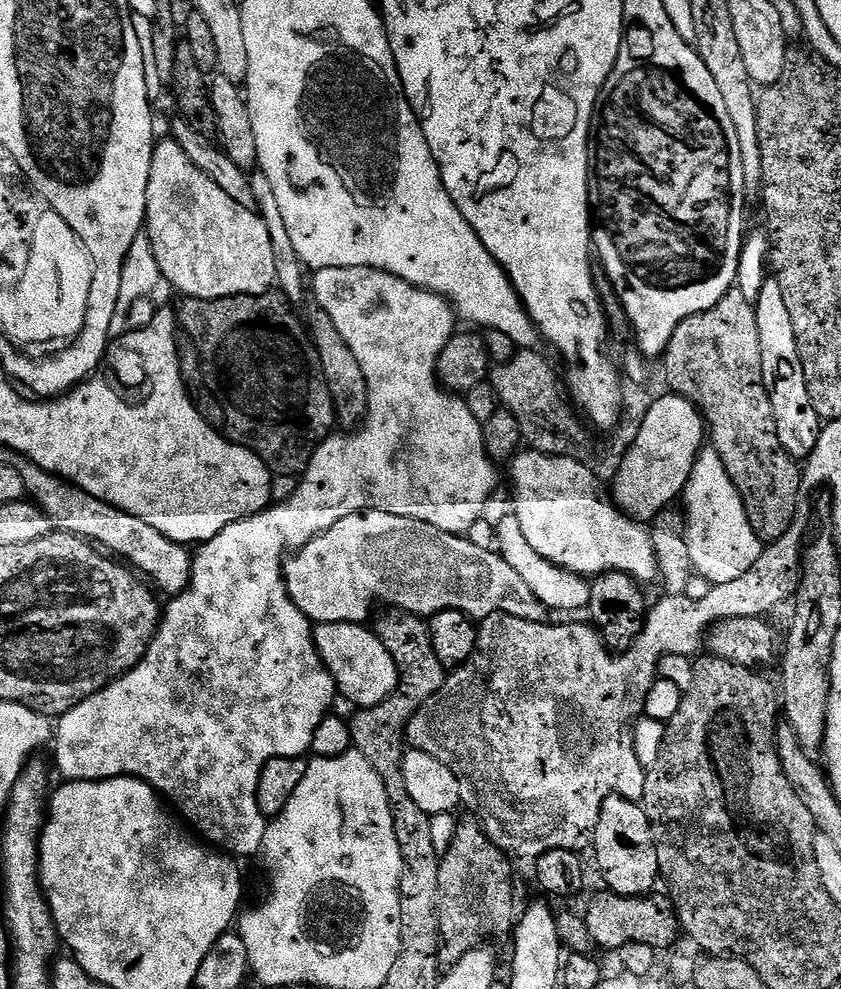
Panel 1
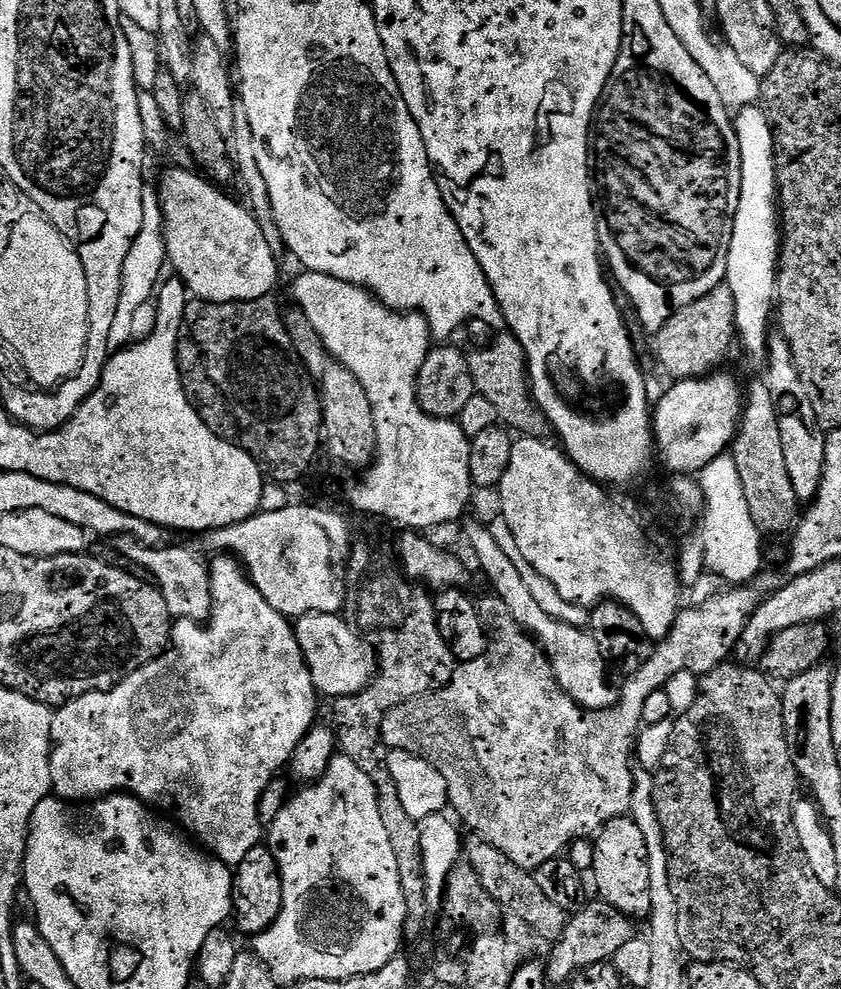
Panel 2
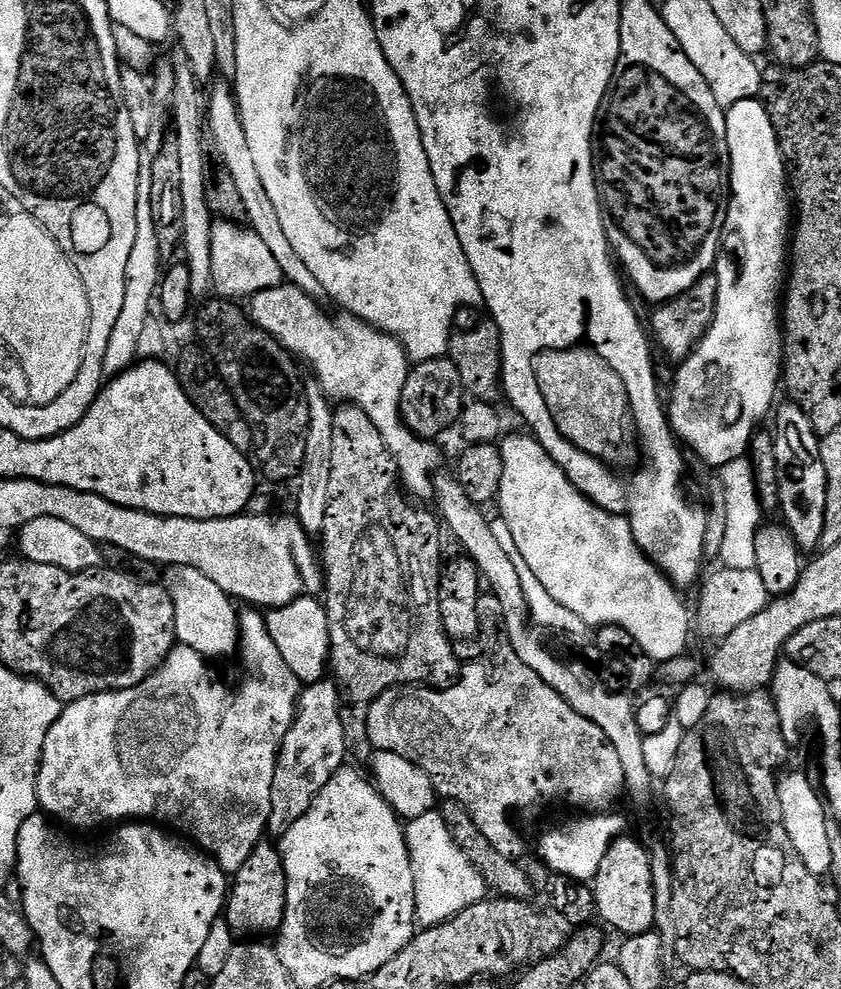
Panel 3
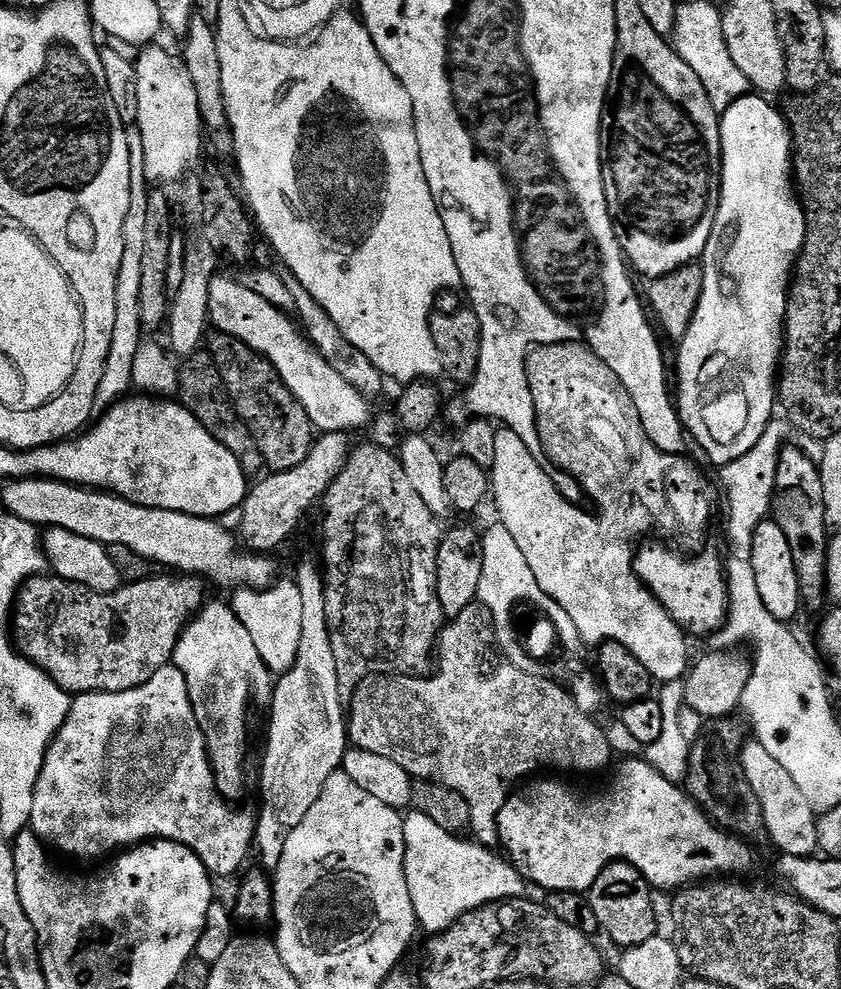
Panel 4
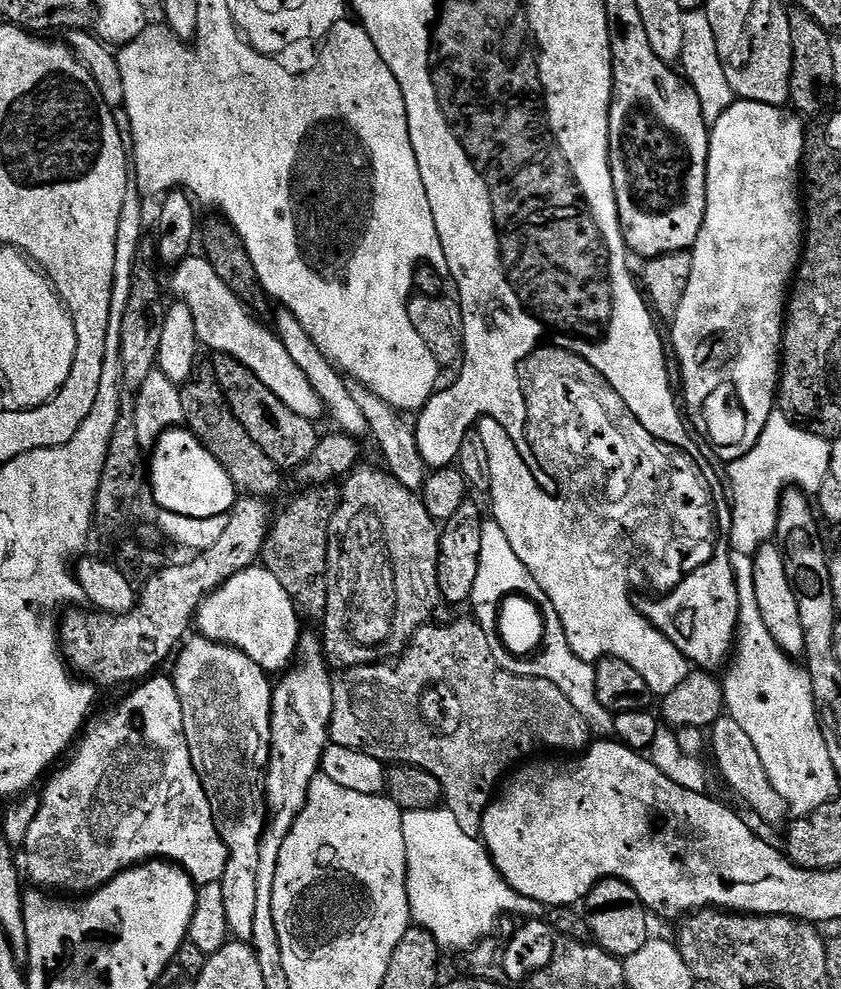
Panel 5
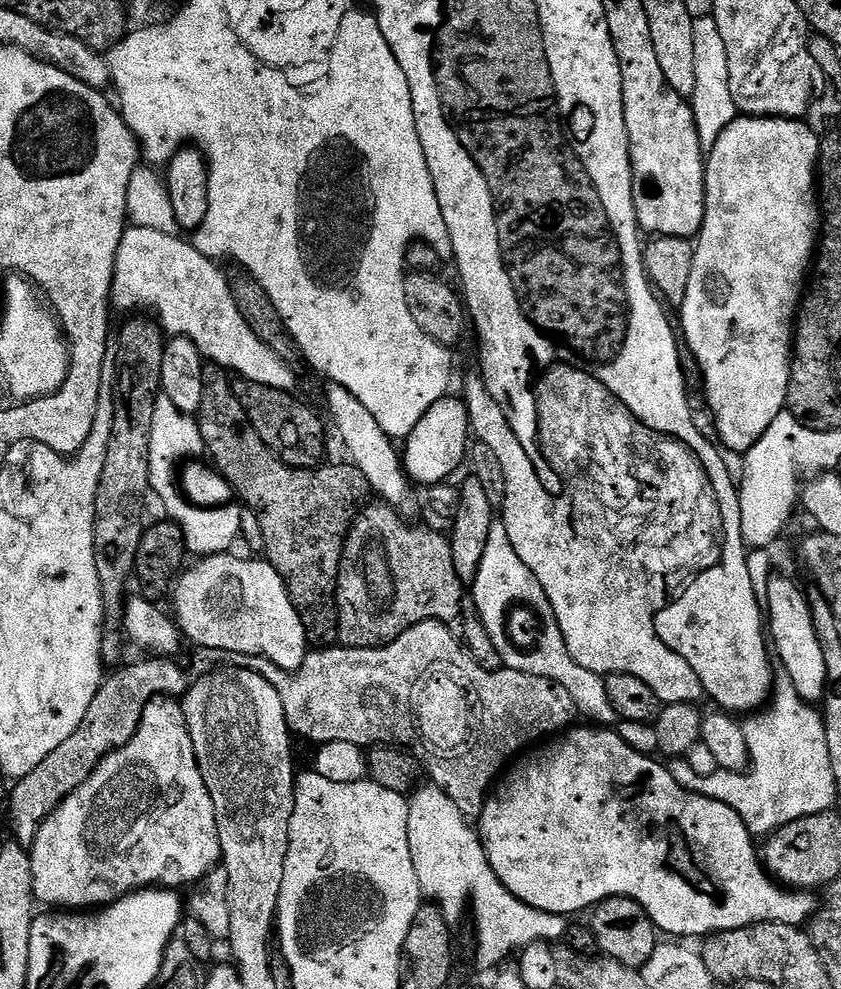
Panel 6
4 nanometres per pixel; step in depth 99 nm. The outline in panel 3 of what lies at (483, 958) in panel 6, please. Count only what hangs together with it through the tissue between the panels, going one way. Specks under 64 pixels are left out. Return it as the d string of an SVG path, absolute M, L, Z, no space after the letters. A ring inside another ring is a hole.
M433 810L407 821L404 841L408 843L414 874L416 923L421 929L444 924L489 895L490 889L484 883L482 874L450 838L450 830L444 825L443 815L439 811Z

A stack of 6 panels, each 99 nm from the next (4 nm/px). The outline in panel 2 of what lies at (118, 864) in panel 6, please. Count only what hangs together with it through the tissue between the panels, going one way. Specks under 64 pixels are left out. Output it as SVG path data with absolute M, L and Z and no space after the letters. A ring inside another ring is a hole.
M216 554L211 559L208 577L212 595L212 614L205 624L195 620L176 620L172 625L172 638L168 641L167 648L154 662L134 670L134 674L127 676L121 684L114 686L108 692L91 692L55 709L52 717L50 774L52 775L52 792L59 799L69 802L95 802L109 794L137 796L153 809L161 813L169 812L181 824L179 827L193 841L203 845L217 860L229 866L237 866L250 850L261 843L260 799L263 798L268 783L275 778L276 771L279 768L284 770L289 767L289 760L295 748L317 723L318 693L310 678L310 670L304 661L304 652L296 641L293 621L287 616L278 614L278 610L274 610L274 606L270 606L266 598L262 598L262 594L252 585L248 573L244 571L235 556Z

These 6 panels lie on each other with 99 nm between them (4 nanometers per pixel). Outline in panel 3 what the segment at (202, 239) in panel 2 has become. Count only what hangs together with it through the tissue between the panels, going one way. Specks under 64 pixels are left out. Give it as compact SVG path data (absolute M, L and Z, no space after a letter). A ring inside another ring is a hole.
M216 222L212 225L212 287L215 295L220 298L250 298L262 290L280 287L284 275L278 270L278 262L274 254L266 247L266 242L258 238L258 234L247 226L236 222Z

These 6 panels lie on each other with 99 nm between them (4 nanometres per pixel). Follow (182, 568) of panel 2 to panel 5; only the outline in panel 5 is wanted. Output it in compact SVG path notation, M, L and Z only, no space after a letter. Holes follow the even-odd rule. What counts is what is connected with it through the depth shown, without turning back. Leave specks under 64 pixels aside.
M205 638L195 639L189 639L175 657L174 683L184 711L184 732L188 735L192 765L208 794L211 815L216 817L216 828L228 847L228 866L222 881L226 894L228 931L237 941L248 942L254 930L258 899L259 848L269 819L267 776L273 758L271 716L274 684L269 673L258 666L258 662L231 644L219 644L217 640Z

